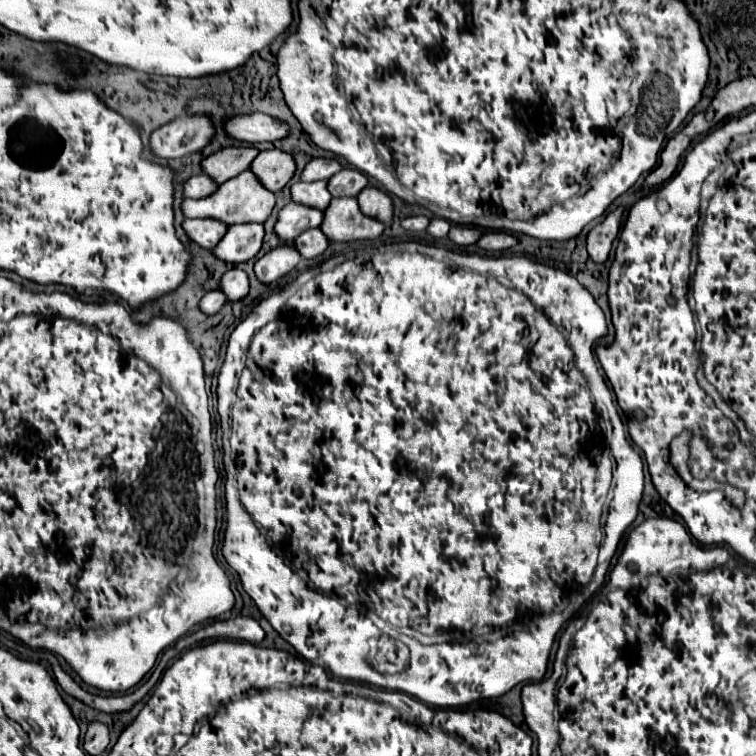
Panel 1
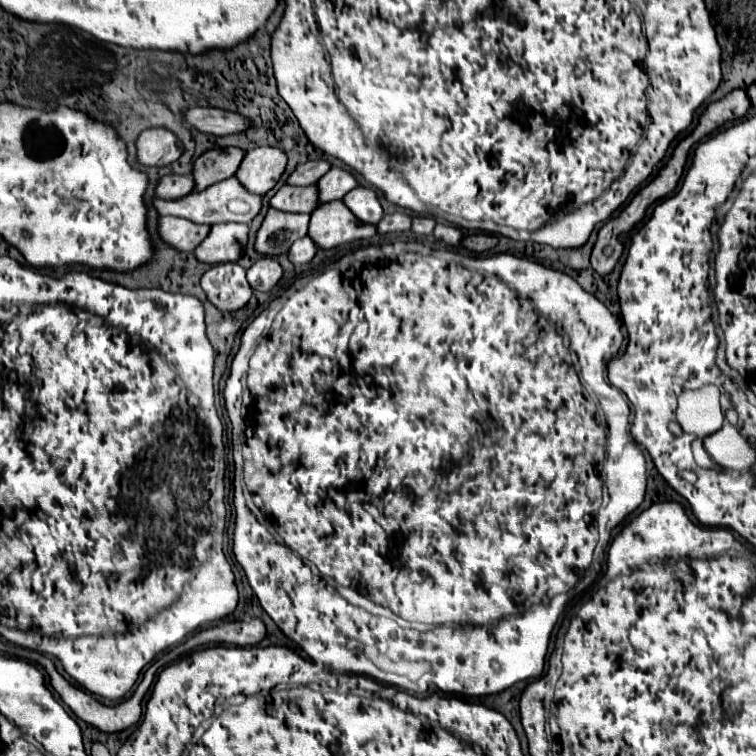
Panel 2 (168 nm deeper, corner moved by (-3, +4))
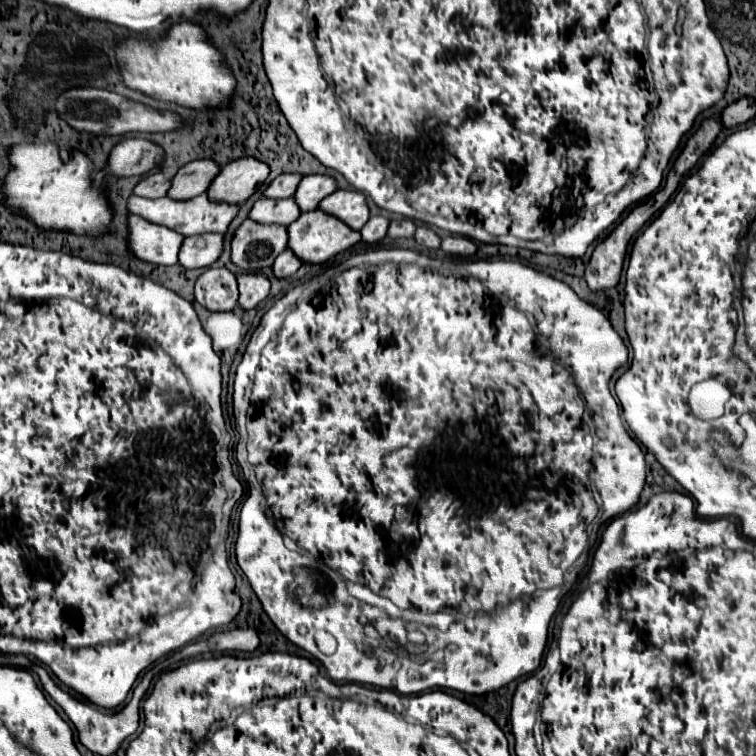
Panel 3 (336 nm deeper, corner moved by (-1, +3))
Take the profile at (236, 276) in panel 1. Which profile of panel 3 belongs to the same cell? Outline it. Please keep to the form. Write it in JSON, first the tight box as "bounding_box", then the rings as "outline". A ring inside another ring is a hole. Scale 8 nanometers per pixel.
{"bounding_box":[195,268,237,312],"outline":[[[227,268],[207,270],[195,282],[195,300],[211,312],[227,312],[237,306],[237,278]]]}

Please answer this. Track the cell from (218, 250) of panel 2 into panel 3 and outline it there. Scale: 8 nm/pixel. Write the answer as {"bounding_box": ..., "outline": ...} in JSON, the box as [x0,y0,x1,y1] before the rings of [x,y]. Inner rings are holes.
{"bounding_box":[179,234,223,270],"outline":[[[197,234],[183,240],[179,248],[179,264],[187,270],[211,266],[223,250],[223,234]]]}

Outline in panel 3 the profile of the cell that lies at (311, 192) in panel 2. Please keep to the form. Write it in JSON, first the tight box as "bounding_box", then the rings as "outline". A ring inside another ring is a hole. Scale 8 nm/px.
{"bounding_box":[249,198,299,226],"outline":[[[259,198],[253,208],[249,210],[249,218],[259,224],[281,224],[289,226],[299,218],[299,208],[291,198],[285,200],[269,200],[269,198]]]}

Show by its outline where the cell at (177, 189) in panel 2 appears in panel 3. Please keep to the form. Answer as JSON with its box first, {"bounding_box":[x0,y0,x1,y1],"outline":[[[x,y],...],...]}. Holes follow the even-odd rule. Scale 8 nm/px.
{"bounding_box":[133,172,169,198],"outline":[[[155,172],[155,174],[145,176],[137,184],[133,188],[133,194],[135,196],[143,196],[143,198],[163,198],[167,186],[169,186],[169,178],[165,178],[161,172]]]}

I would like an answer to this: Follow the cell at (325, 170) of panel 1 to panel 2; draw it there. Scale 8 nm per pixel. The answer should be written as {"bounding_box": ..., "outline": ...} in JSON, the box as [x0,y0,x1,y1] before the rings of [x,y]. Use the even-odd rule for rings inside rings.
{"bounding_box":[287,159,331,185],"outline":[[[317,159],[317,161],[307,161],[303,165],[299,165],[291,177],[287,179],[289,185],[315,185],[327,171],[331,169],[331,163]]]}

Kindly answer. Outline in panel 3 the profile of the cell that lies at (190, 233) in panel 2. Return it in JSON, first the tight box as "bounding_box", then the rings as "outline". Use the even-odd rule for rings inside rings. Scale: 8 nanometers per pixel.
{"bounding_box":[127,214,183,266],"outline":[[[135,214],[127,216],[127,248],[143,262],[161,266],[177,264],[181,242],[183,236],[171,228],[147,222]]]}

